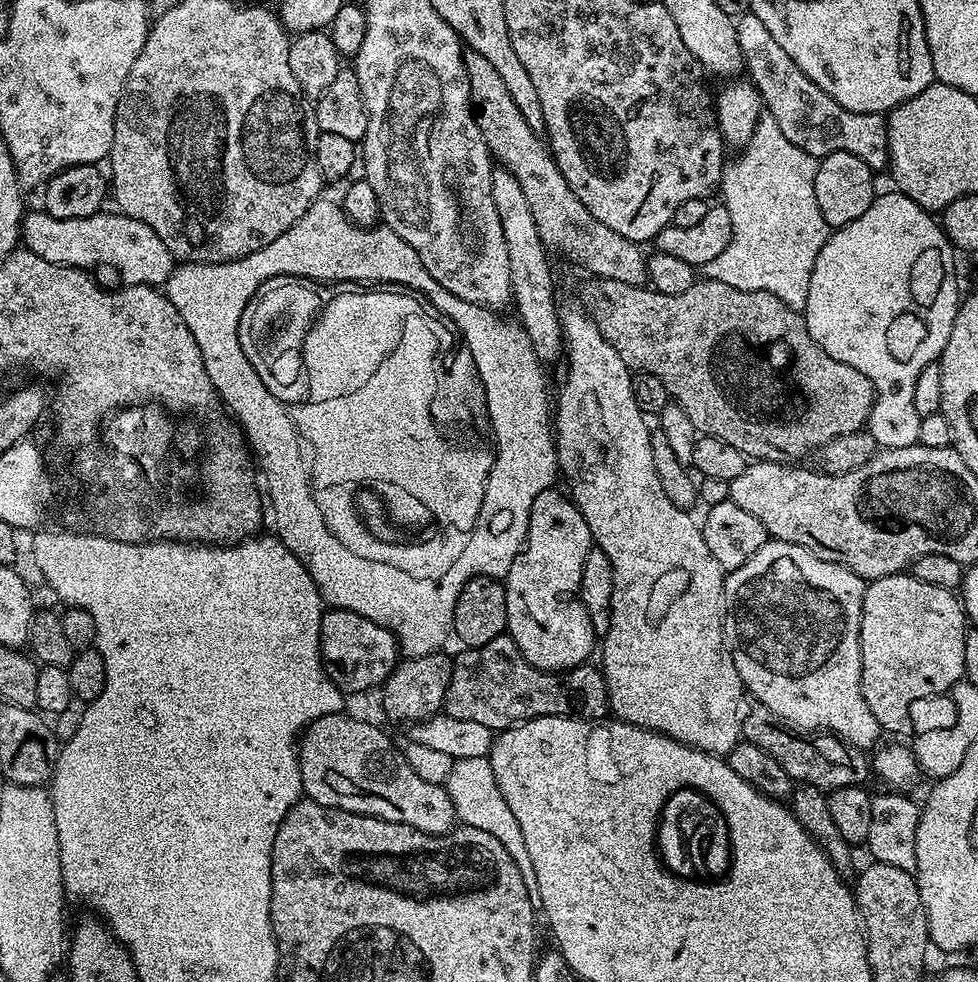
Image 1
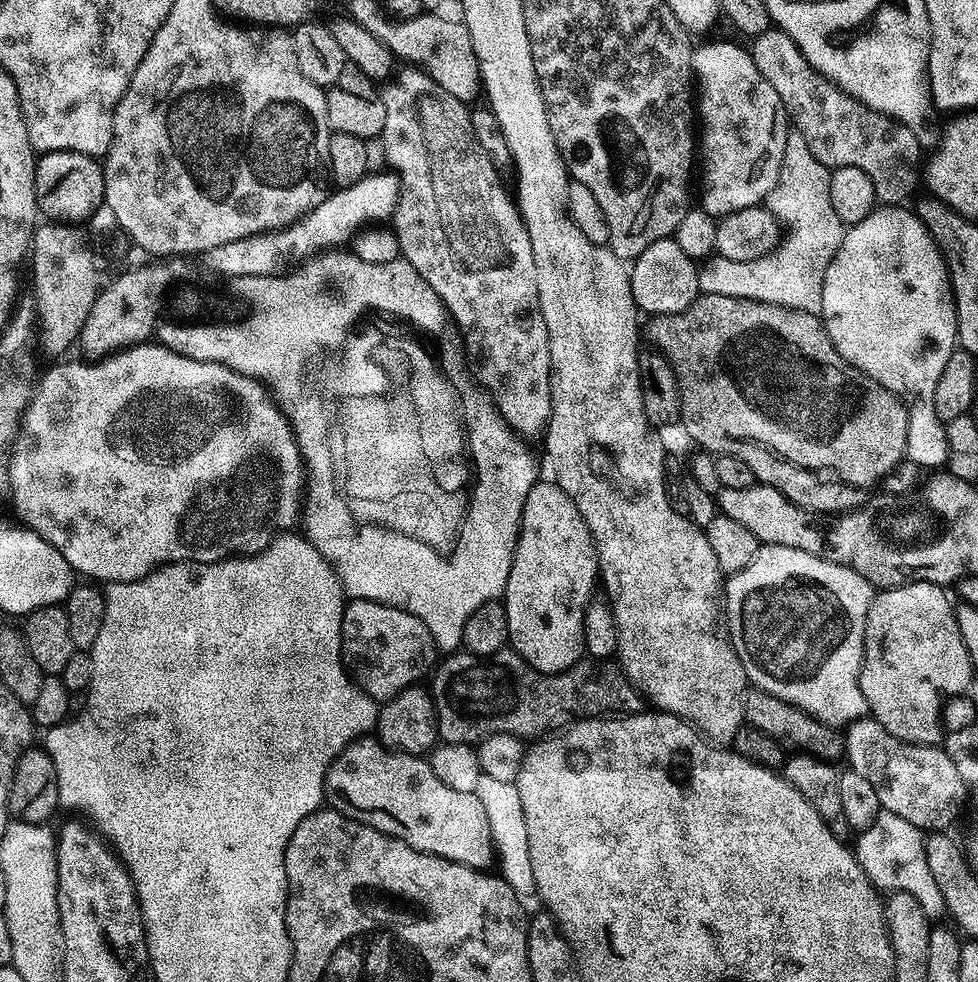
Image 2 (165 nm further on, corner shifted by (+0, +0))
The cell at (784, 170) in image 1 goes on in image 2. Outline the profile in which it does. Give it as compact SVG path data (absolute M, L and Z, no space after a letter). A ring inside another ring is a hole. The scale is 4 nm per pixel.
M793 139L786 146L780 177L766 201L768 211L781 225L786 226L786 235L769 256L759 256L746 262L730 262L730 258L716 254L703 261L698 268L701 293L761 300L767 304L781 304L819 314L822 310L824 275L838 246L842 246L846 231L842 218L838 218L834 211L834 202L830 202L831 177L830 169L810 154L803 140Z

